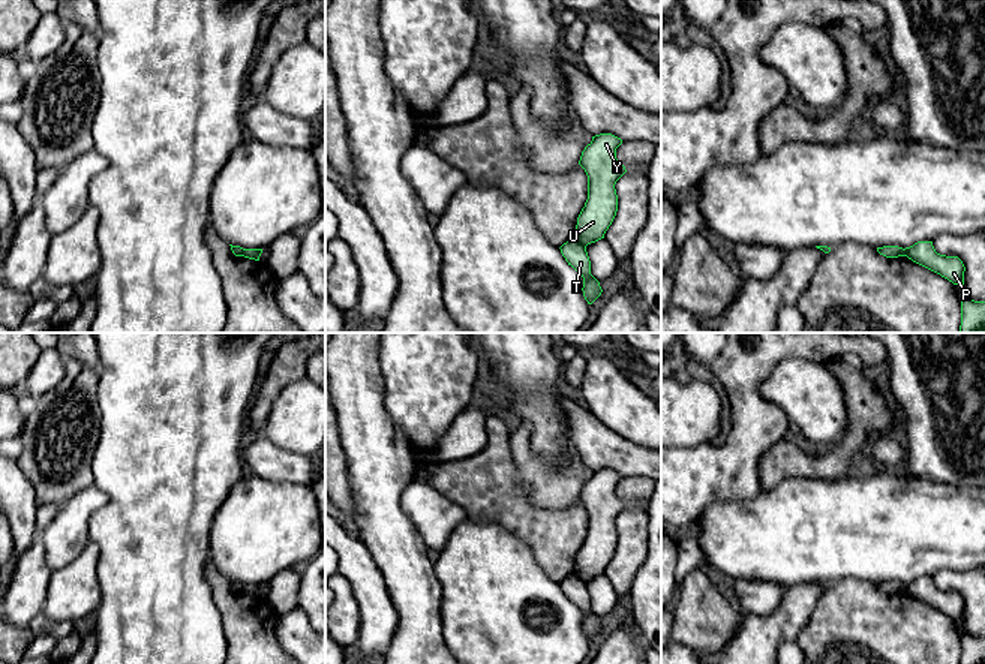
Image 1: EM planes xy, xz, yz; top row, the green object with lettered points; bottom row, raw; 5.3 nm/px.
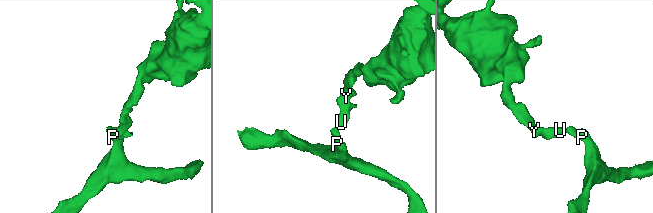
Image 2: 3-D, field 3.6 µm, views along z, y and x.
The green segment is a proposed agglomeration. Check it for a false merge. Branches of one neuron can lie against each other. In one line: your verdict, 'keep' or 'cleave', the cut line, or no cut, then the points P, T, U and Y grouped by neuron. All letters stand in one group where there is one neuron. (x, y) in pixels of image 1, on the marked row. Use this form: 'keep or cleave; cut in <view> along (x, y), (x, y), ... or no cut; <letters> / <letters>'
cleave; cut in xz along (576, 237), (586, 245); P T / U Y

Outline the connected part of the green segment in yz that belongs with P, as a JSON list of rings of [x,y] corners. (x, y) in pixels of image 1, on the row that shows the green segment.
[[[918,241],[904,249],[906,256],[913,262],[940,274],[954,285],[964,285],[966,267],[958,256],[946,256],[936,252],[933,241]]]

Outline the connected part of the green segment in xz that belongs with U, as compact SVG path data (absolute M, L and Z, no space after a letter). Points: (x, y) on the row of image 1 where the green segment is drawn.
M600 133L582 151L579 165L588 175L588 199L582 208L576 238L583 244L604 238L618 211L615 184L627 172L616 159L622 139L612 133Z

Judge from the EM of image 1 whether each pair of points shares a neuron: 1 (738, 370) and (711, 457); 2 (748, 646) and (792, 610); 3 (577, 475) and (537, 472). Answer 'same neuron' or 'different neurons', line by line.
1: same neuron
2: same neuron
3: same neuron

